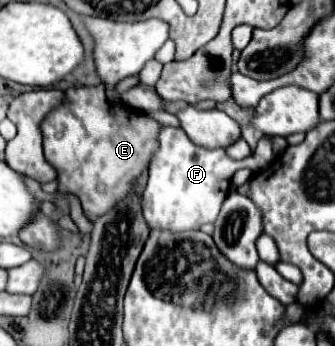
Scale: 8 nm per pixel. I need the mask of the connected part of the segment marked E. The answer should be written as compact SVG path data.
M104 85L66 89L66 103L62 103L58 111L50 111L50 115L42 119L44 155L46 161L58 171L58 191L78 197L88 219L106 215L108 207L114 207L114 203L118 203L118 199L122 199L122 195L126 195L126 191L130 191L138 177L148 169L150 159L158 149L160 129L162 125L148 113L136 111L128 105L122 107L122 111L110 111L110 107L106 107Z

